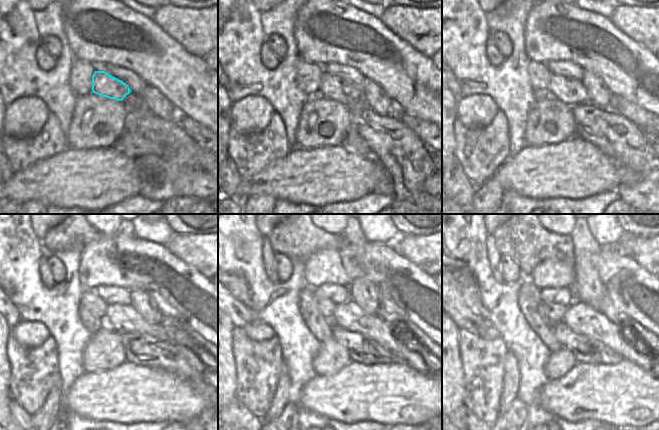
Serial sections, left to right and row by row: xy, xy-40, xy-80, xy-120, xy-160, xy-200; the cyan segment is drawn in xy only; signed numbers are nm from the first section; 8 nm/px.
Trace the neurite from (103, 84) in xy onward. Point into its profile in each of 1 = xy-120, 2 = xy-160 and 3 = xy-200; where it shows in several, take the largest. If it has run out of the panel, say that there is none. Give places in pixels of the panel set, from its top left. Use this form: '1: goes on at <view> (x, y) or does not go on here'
1: goes on at xy-120 (119, 317)
2: goes on at xy-160 (349, 316)
3: goes on at xy-200 (581, 318)

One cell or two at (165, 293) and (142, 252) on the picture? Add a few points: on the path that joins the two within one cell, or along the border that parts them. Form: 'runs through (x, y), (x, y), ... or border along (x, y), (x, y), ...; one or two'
runs through (164, 283), (143, 262); one

